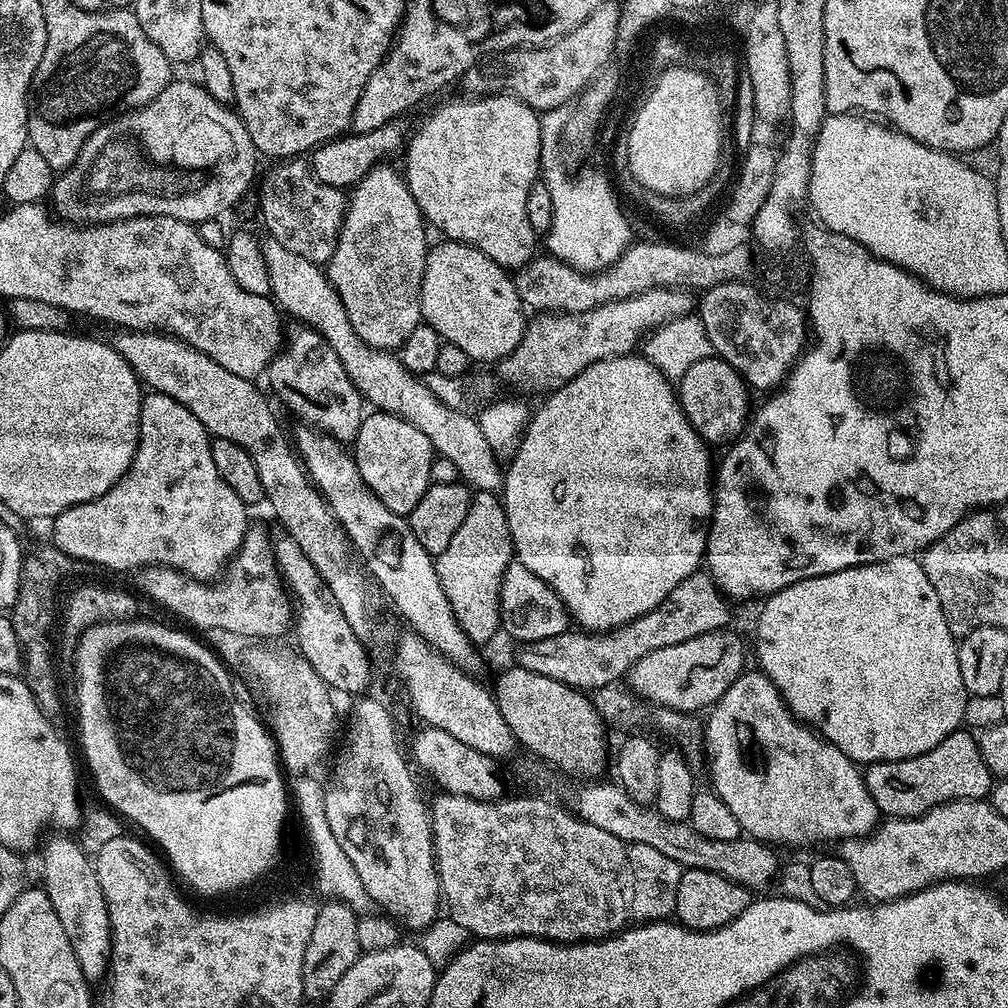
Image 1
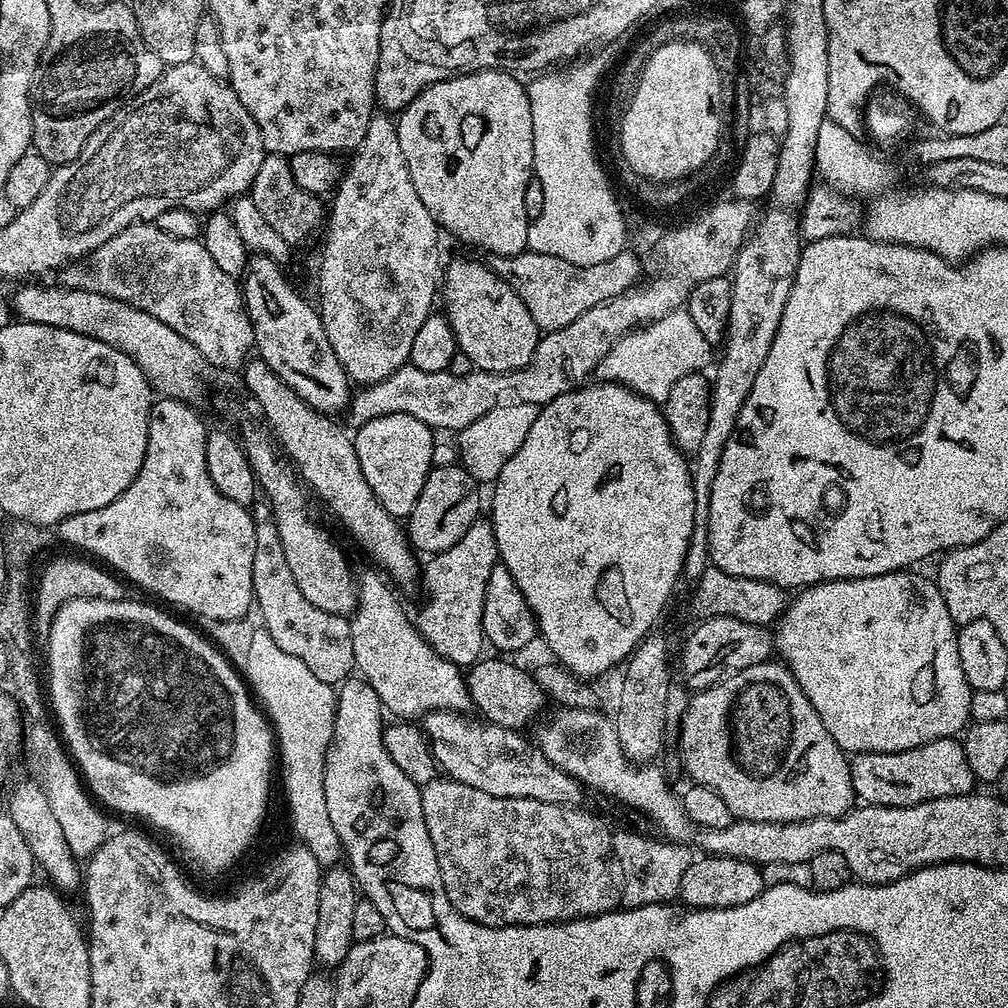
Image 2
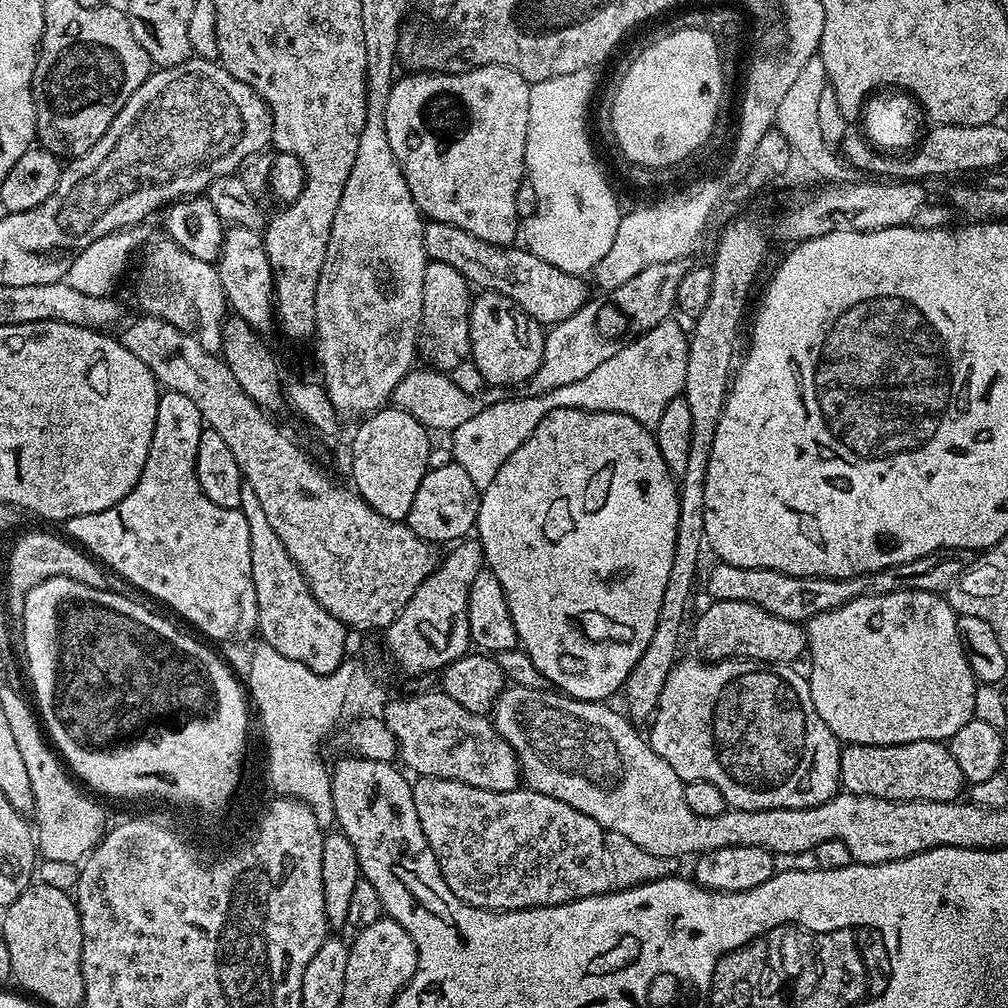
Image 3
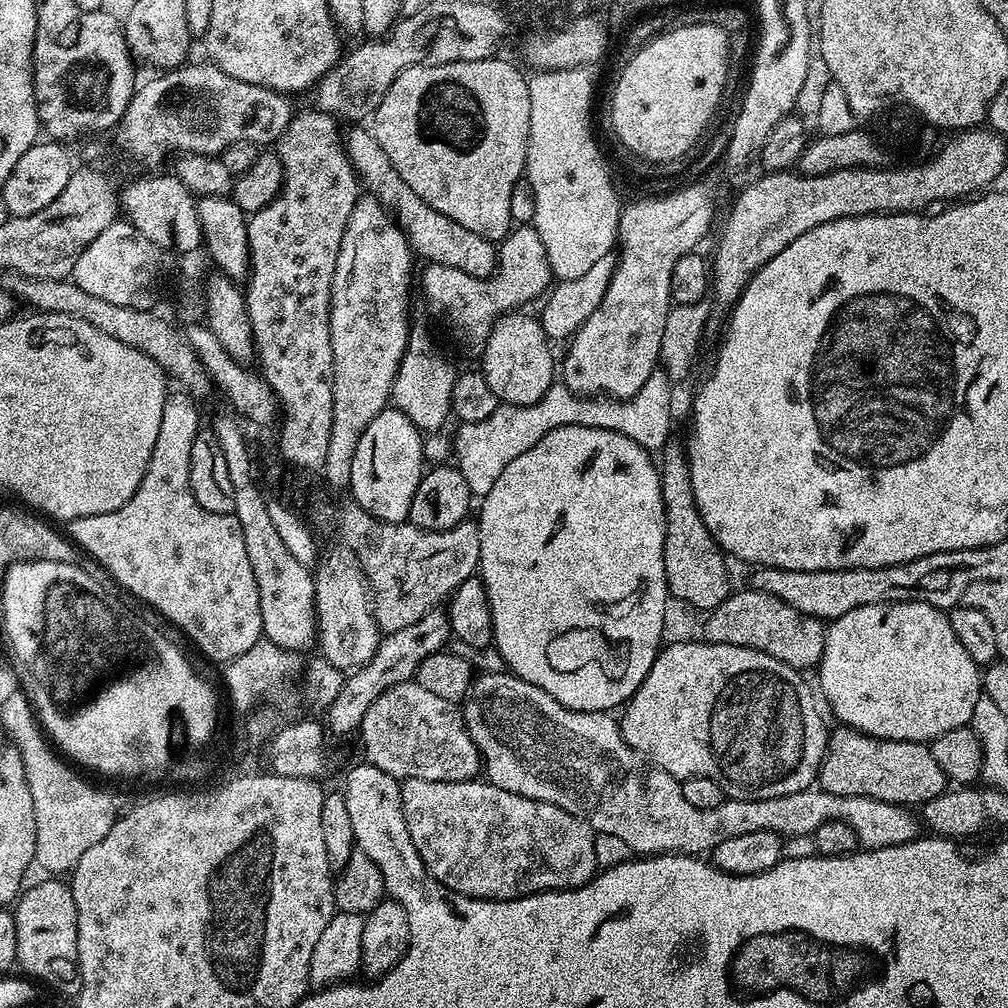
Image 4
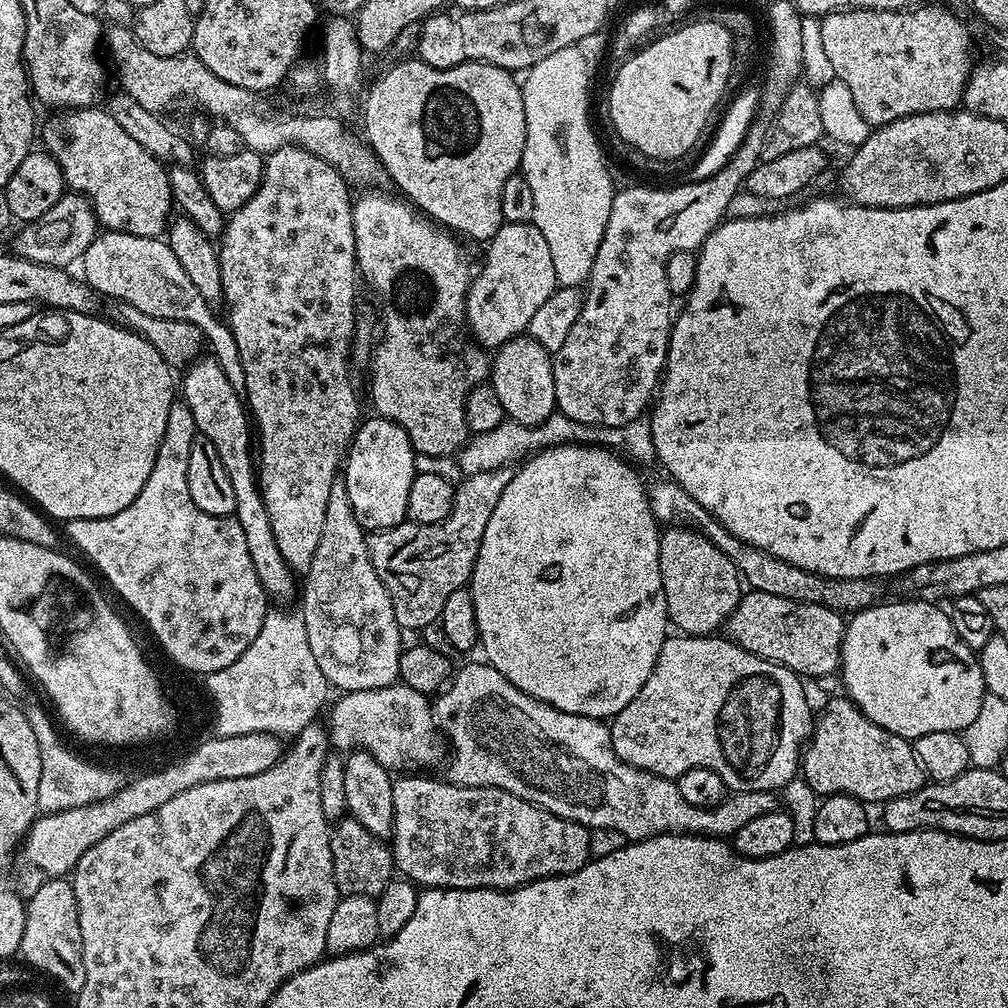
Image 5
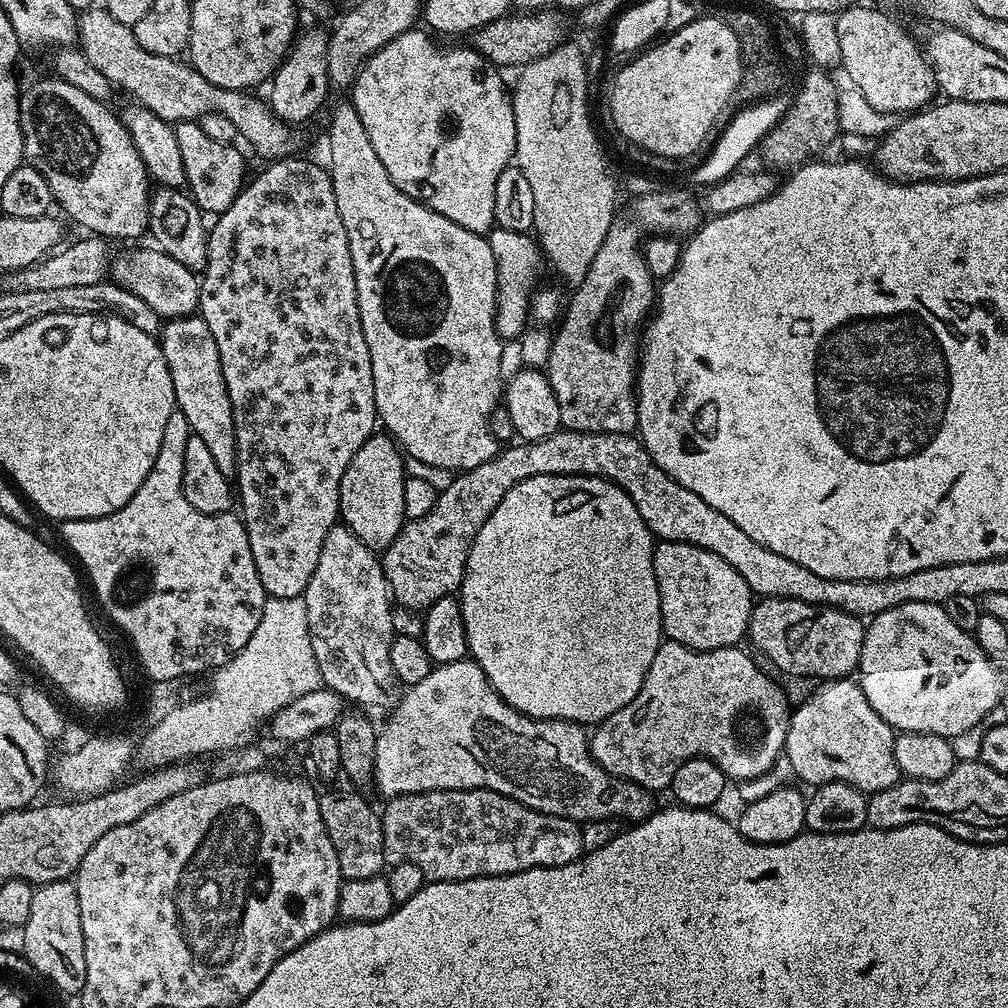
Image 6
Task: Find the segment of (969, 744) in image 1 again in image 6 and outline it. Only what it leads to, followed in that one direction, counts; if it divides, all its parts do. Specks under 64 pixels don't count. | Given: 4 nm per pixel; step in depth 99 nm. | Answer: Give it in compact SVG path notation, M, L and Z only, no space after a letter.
M852 678L825 680L815 685L817 688L791 709L788 717L788 733L784 743L783 756L790 760L794 777L801 785L815 786L826 782L846 782L859 792L871 794L878 790L886 790L886 786L894 786L902 778L898 770L898 762L894 762L894 742L897 733L870 706L866 694L859 683Z

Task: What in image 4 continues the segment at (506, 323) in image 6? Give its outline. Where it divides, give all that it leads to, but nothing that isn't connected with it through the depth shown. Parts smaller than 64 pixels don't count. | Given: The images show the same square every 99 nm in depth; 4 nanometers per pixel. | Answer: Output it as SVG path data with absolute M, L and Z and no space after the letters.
M528 224L515 227L499 243L496 270L486 279L472 278L462 270L452 272L452 266L434 268L427 263L424 269L432 272L432 292L428 292L423 297L432 296L431 304L436 304L436 308L440 308L440 314L444 312L439 318L443 323L451 324L456 330L466 330L466 348L476 355L483 351L490 330L501 316L525 307L524 304L536 298L538 300L549 289L554 278L549 268L549 259L546 258L545 246L542 245L542 238L538 236L535 227Z

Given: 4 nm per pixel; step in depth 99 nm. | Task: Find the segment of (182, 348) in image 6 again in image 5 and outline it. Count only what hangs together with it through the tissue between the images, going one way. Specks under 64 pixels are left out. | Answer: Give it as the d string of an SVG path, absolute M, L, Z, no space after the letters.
M201 358L187 365L184 374L182 403L190 406L190 414L194 414L197 433L214 442L218 455L222 457L222 466L226 466L226 475L230 477L230 486L234 486L236 495L234 515L242 526L242 534L246 534L250 562L254 562L254 570L262 582L265 593L271 599L273 596L276 600L288 600L295 592L297 595L298 580L286 558L282 558L282 550L278 550L274 530L270 530L270 516L266 514L256 474L254 432L250 427L250 416L246 411L245 401L230 386L229 379L213 358Z

